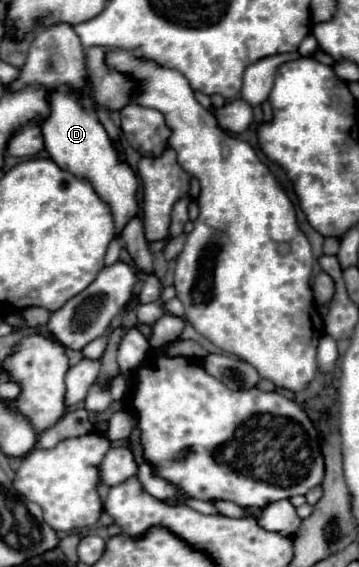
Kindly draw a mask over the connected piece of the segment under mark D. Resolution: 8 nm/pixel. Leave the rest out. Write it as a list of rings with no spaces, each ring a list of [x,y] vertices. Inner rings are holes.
[[[61,90],[49,96],[49,104],[51,104],[51,114],[41,124],[41,130],[45,134],[45,150],[57,162],[57,166],[61,166],[63,170],[75,174],[77,178],[93,186],[99,198],[113,212],[115,238],[119,238],[127,222],[139,214],[139,200],[137,200],[139,182],[135,172],[127,162],[121,160],[119,152],[115,150],[115,142],[109,138],[109,134],[105,132],[103,124],[95,114],[85,114],[85,110],[81,110],[81,106],[77,106],[77,102],[69,98],[69,94],[61,94]]]

